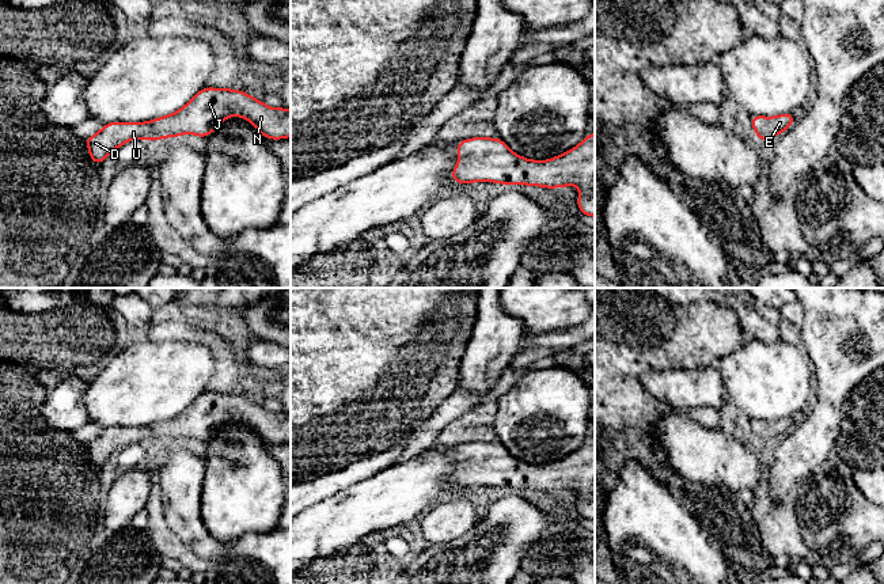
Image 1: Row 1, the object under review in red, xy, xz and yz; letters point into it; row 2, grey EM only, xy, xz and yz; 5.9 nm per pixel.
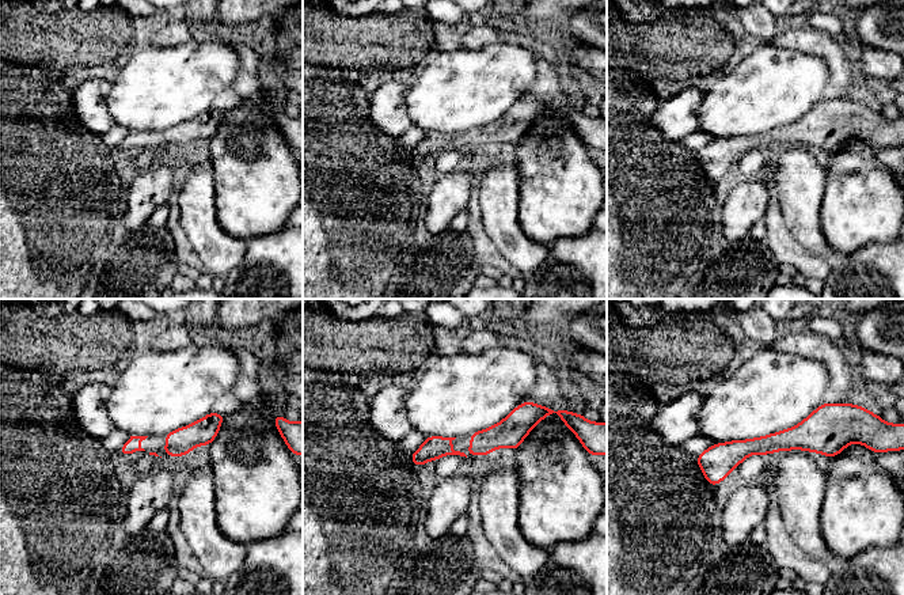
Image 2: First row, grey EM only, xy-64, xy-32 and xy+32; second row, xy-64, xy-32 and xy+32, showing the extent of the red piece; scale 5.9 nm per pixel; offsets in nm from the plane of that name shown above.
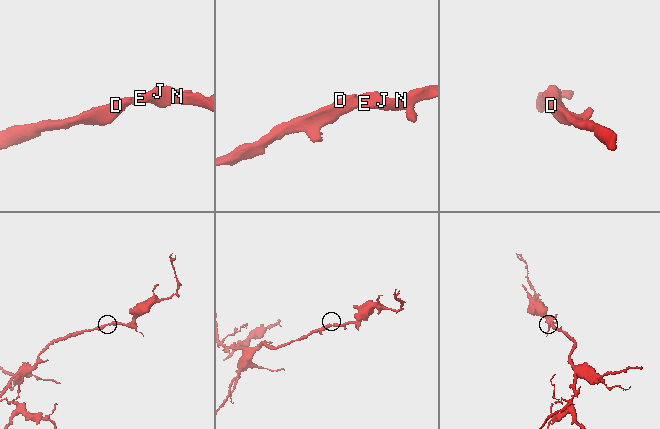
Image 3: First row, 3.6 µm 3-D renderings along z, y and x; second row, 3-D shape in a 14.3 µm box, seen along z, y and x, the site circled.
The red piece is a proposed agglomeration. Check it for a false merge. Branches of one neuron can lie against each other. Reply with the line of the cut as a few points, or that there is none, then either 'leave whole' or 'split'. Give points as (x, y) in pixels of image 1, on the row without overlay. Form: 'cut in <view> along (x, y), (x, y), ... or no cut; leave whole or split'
no cut; leave whole

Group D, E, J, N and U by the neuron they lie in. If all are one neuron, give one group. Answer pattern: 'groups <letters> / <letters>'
groups D E J N U

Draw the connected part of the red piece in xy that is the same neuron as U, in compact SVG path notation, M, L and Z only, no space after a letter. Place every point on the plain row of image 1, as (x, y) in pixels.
M205 391L183 412L172 418L148 426L109 426L94 440L86 443L91 464L96 469L129 444L156 445L179 441L183 437L202 443L216 435L228 421L246 422L266 443L291 441L291 414L272 413L239 394Z

